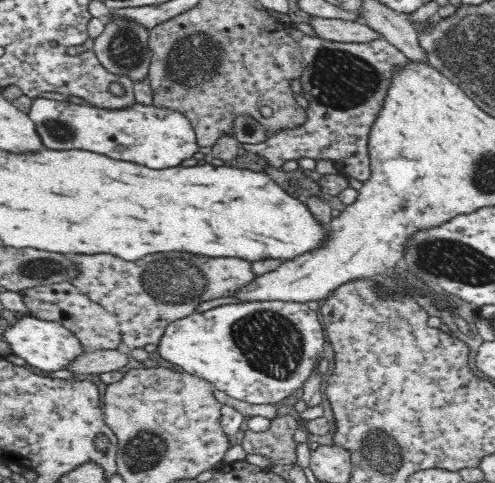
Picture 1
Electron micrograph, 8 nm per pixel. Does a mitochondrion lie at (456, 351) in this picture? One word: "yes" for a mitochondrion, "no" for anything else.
no

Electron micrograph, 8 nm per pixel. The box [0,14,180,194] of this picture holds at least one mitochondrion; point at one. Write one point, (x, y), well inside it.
(126, 50)

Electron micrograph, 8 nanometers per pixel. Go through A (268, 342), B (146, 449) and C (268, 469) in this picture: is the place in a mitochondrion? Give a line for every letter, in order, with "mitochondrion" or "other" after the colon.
A: mitochondrion
B: mitochondrion
C: other

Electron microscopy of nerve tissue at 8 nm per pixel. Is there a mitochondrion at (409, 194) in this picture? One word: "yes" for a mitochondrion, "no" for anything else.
no

